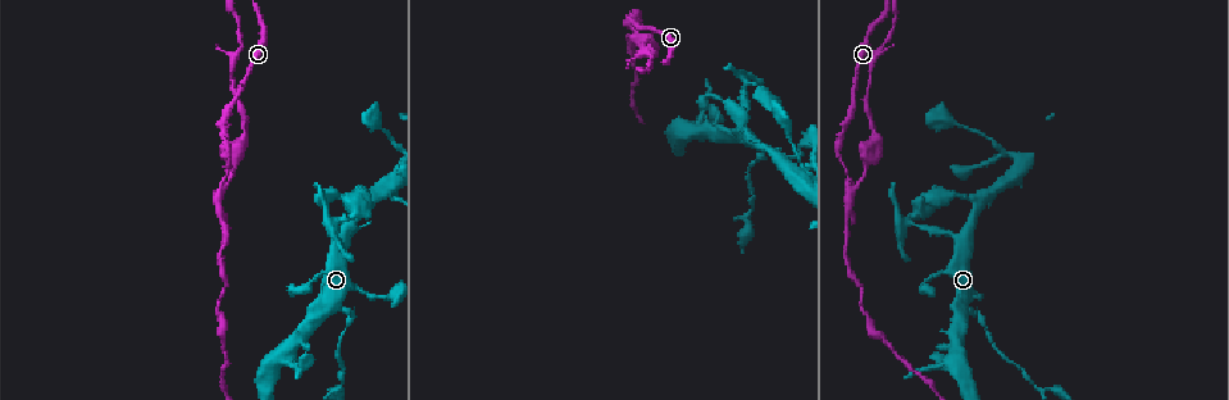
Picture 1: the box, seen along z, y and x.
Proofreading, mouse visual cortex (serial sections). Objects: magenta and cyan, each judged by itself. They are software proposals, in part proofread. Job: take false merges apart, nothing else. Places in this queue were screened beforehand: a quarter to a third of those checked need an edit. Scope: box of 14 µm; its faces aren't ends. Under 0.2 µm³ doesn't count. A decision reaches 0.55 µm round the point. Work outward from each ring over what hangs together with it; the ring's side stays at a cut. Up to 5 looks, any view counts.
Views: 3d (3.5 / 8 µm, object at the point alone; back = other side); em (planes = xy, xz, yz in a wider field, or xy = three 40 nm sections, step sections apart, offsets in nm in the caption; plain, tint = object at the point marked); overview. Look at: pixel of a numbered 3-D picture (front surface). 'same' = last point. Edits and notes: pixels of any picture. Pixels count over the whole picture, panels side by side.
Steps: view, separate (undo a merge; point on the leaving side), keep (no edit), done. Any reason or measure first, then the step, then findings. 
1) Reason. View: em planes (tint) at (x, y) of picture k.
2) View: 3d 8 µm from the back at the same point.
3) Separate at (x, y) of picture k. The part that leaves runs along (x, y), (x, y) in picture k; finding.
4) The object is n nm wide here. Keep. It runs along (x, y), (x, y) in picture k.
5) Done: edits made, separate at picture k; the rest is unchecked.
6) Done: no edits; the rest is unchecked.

Sharp bend. View: 3d 3.5 µm from the back at (908, 222) of picture 1.

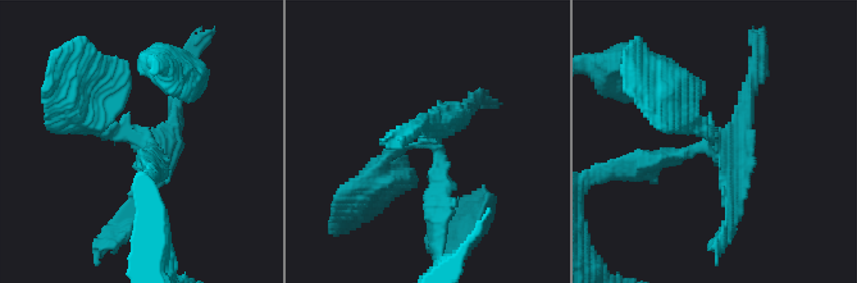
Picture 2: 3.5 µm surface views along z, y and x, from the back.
Need the tissue. View: em xy step 5 (tint) at (708, 145) of picture 2.

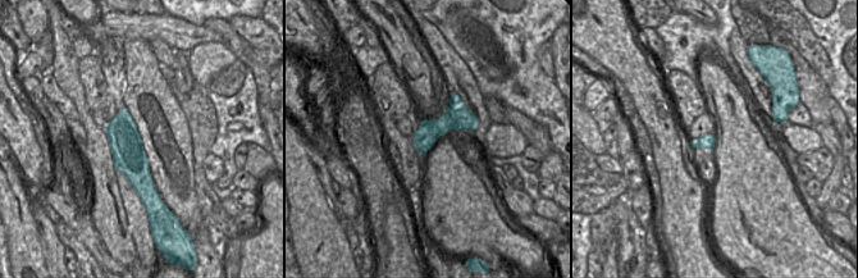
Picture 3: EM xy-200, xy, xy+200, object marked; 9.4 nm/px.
Separate at (443, 114) of picture 2. The part that leaves runs along (432, 144), (392, 153), (358, 199) in picture 2; a second cell is stuck on.

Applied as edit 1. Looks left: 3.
Sharp bend. View: em xy step 1 (tint) at (979, 311) of picture 1.

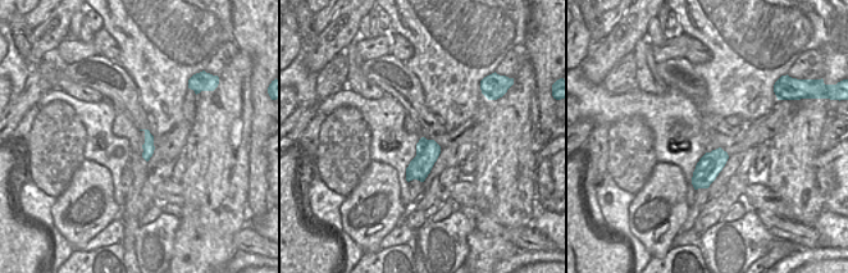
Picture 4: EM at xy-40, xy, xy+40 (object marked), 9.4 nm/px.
See where the arms go. View: 3d 3.5 µm at the same point.

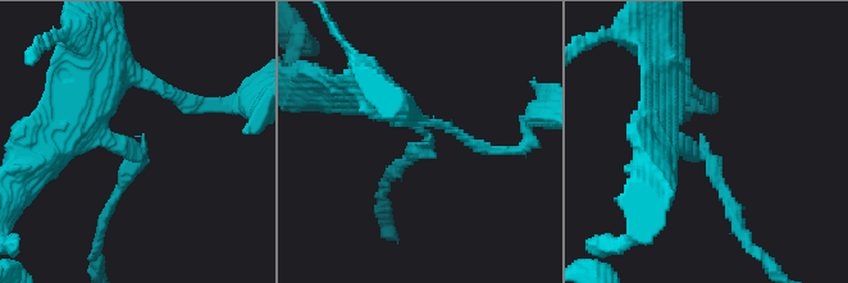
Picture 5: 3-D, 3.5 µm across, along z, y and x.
The arms are 150, 250 nm wide. Separate at (723, 188) of picture 5. The part that leaves runs along (697, 150), (714, 163), (747, 241) in picture 5; a second cell is stuck on.

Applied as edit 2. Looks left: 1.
Done: edits made, separate at picture 2, separate at picture 5; the rest is unchecked.

